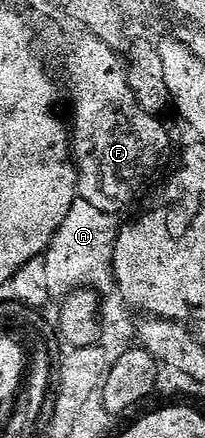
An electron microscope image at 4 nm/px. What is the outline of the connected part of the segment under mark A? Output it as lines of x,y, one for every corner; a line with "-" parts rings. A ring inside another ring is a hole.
76,196
43,253
49,291
65,296
75,288
86,287
97,291
104,298
114,296
117,291
114,282
114,250
119,225
117,215
103,212

